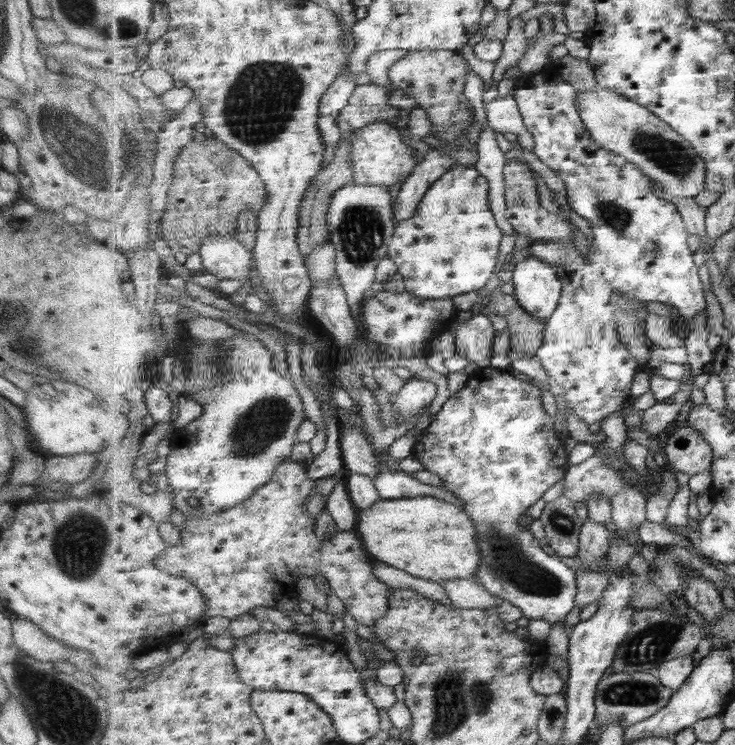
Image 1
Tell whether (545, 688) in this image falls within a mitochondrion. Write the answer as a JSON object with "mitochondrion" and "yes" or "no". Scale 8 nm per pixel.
{"mitochondrion":"no"}

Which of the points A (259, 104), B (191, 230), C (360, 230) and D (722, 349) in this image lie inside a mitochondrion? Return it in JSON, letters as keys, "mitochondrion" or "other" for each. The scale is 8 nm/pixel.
{"A":"mitochondrion","B":"other","C":"mitochondrion","D":"other"}

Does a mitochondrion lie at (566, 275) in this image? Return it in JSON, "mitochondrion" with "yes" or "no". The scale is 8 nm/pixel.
{"mitochondrion":"no"}

